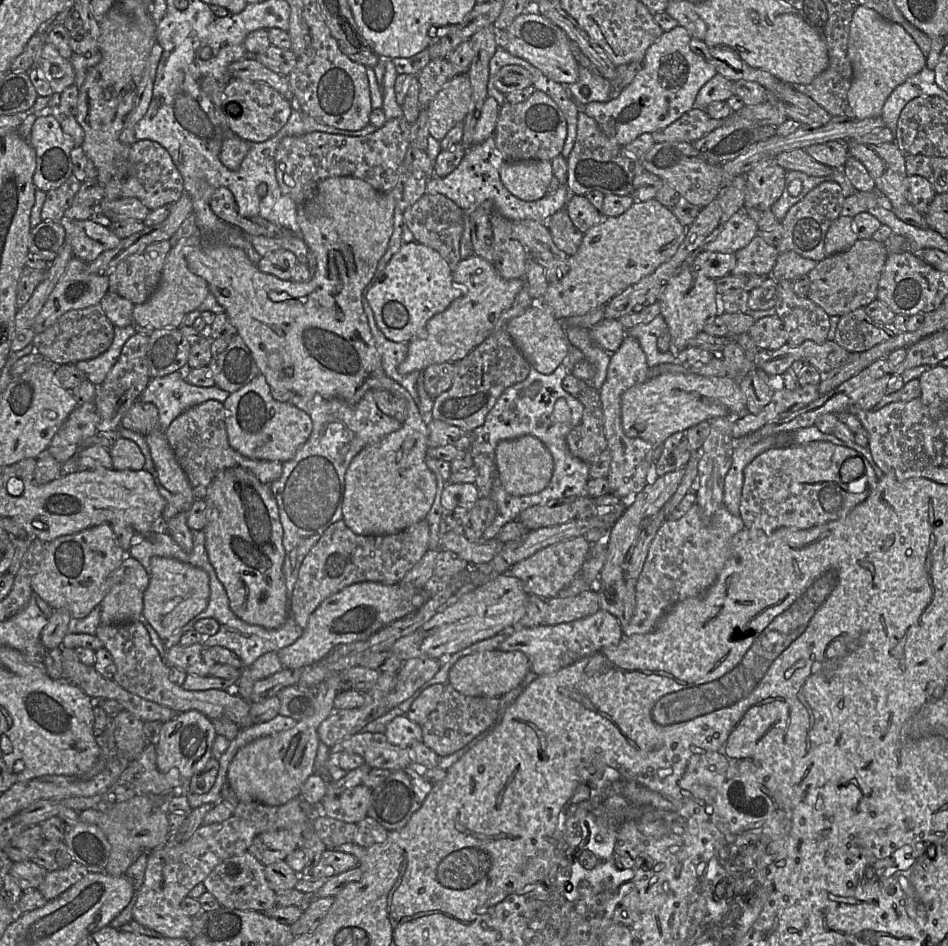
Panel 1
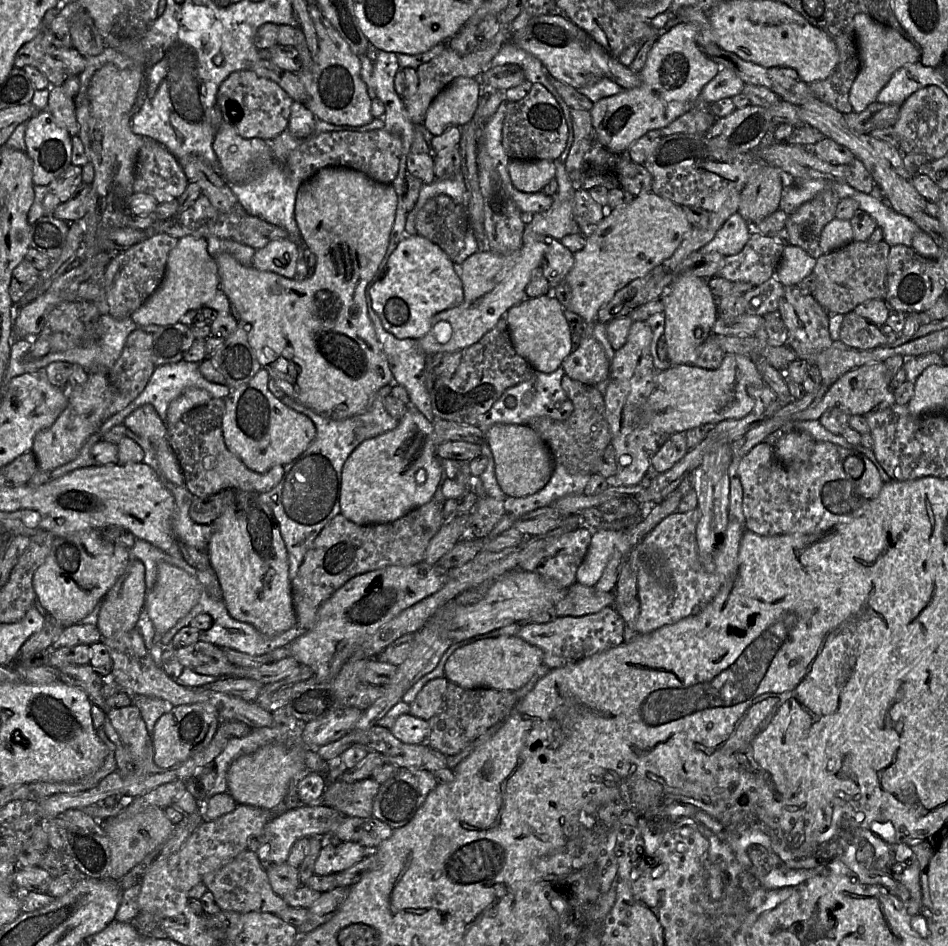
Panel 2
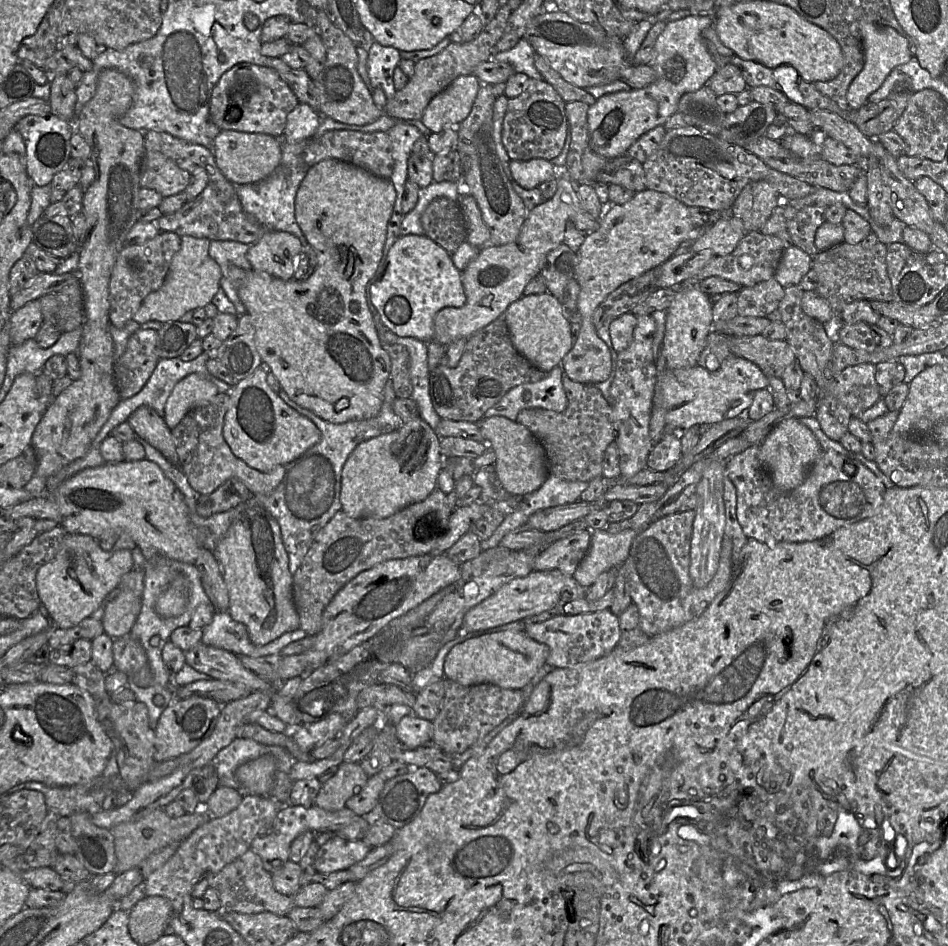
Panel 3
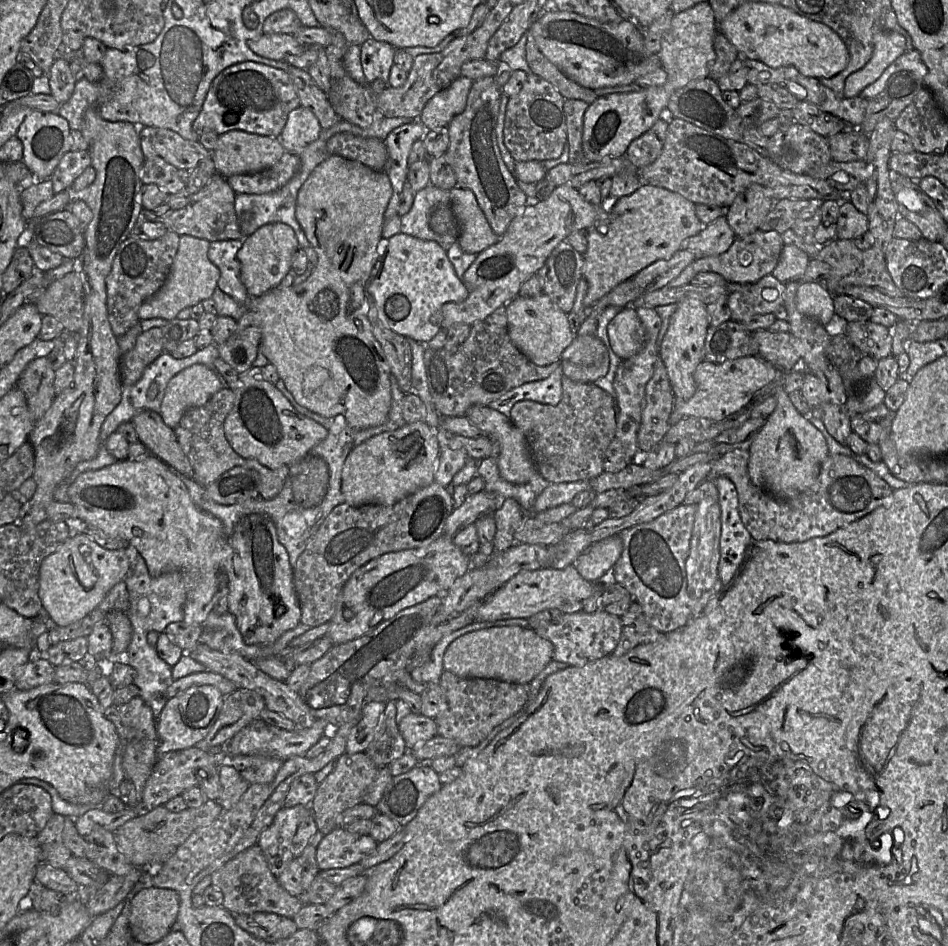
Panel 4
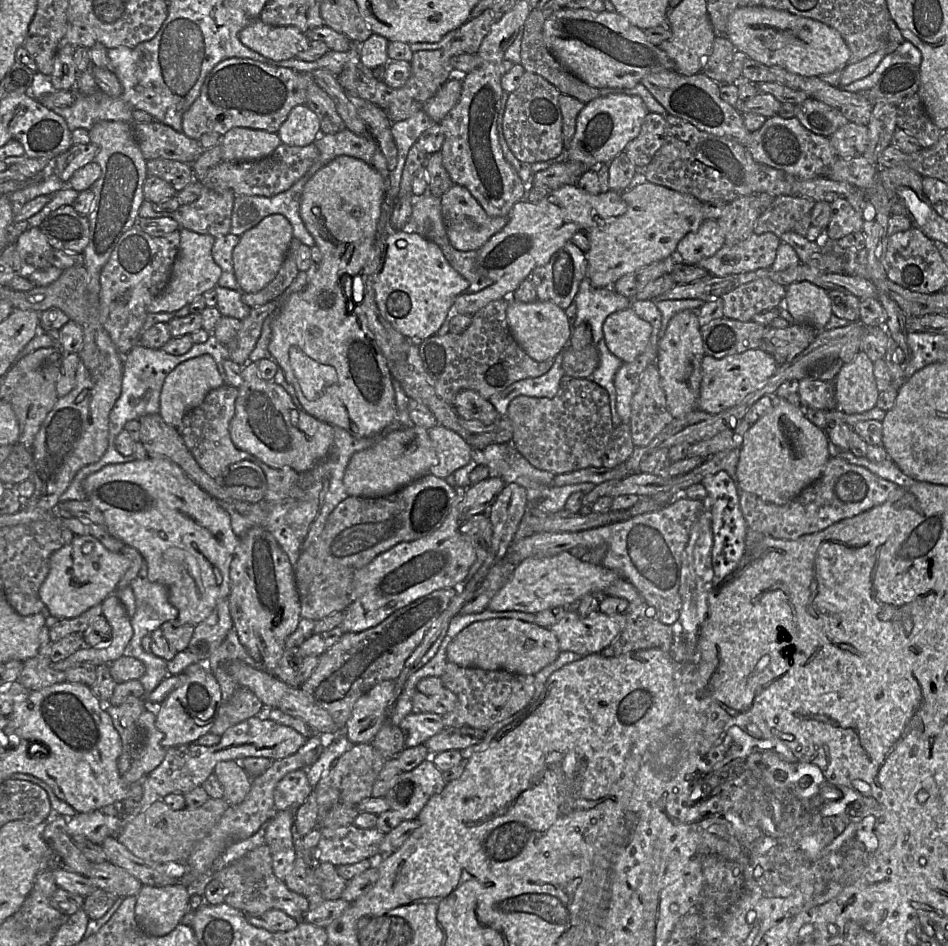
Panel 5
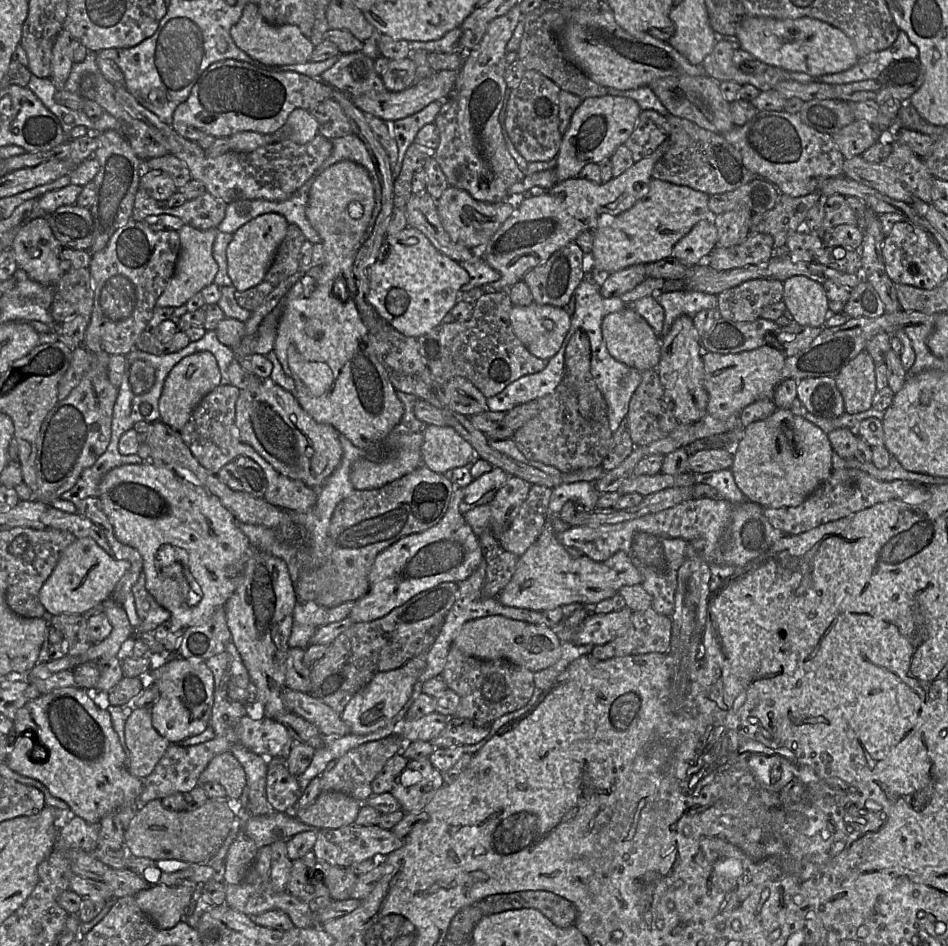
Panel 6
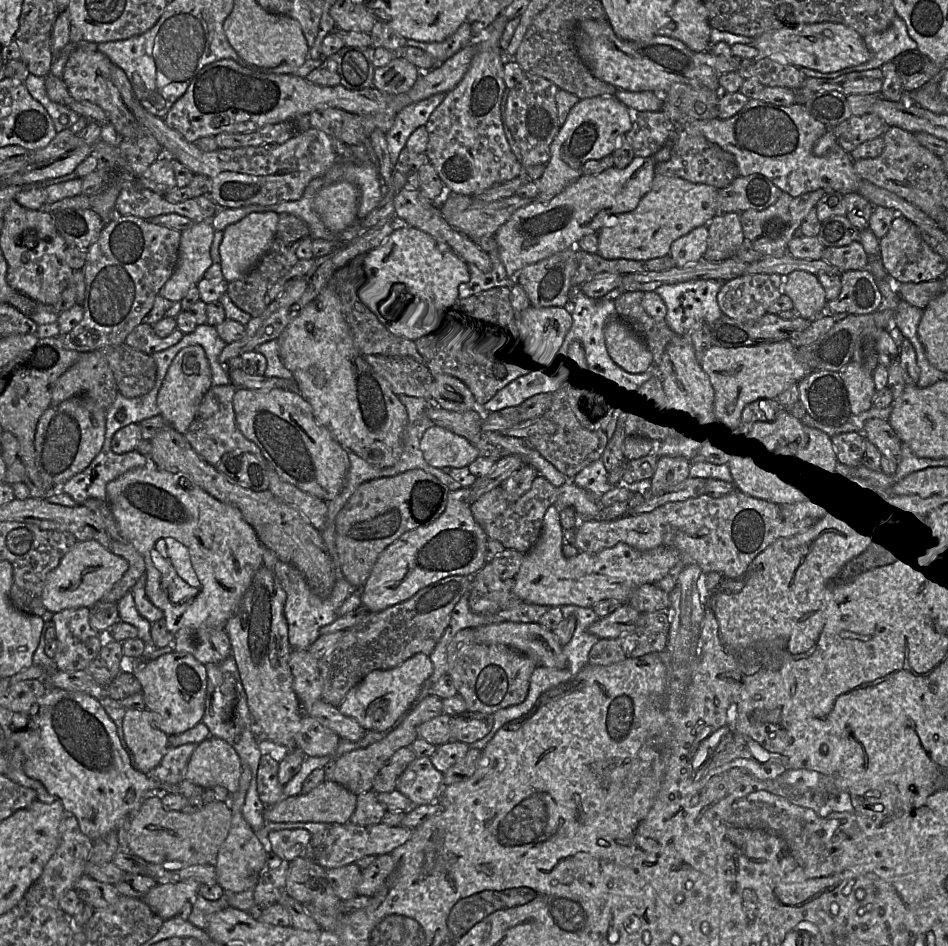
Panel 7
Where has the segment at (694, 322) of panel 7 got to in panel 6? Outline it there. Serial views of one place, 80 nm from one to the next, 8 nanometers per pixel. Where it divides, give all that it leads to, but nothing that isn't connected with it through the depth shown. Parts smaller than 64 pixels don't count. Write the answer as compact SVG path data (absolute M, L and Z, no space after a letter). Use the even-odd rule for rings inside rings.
M677 290L657 292L657 301L664 309L663 336L668 333L672 323L680 315L694 317L696 313L706 309L717 309L717 295L699 291Z

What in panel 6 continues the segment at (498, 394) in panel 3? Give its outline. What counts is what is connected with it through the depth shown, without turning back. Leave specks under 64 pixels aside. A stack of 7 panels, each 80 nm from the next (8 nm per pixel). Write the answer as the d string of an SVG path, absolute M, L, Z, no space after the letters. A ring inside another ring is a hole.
M509 291L484 294L474 304L473 315L469 320L441 323L418 337L420 353L434 380L442 386L455 376L464 377L488 399L499 394L506 386L520 377L542 371L547 366L548 360L532 355L517 338L510 322L512 307Z

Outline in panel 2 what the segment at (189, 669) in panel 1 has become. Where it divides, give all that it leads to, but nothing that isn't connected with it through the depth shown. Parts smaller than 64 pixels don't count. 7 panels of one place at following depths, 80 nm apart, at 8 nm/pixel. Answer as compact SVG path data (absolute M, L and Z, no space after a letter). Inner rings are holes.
M203 641L177 648L175 654L184 667L202 675L229 677L232 667L240 667L229 662L224 649Z

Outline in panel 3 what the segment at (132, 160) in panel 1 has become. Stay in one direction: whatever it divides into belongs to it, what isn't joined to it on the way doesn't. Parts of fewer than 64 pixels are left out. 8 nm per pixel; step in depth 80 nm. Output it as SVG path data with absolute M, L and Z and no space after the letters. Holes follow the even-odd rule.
M145 151L140 187L157 191L163 198L181 193L188 185L191 174L157 151Z

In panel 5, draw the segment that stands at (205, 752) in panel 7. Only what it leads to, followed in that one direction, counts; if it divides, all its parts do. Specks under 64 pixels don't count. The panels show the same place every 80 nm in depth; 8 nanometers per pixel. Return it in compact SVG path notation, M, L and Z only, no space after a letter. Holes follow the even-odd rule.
M220 761L216 764L213 773L223 787L223 799L229 806L242 803L250 790L252 777L249 776L239 761Z

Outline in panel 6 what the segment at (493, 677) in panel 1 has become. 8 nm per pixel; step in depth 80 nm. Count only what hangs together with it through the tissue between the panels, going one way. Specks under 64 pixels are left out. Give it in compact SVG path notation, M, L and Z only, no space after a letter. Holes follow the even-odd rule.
M498 615L466 622L453 641L453 645L468 656L486 661L508 661L533 673L551 667L560 659L561 643L552 628Z

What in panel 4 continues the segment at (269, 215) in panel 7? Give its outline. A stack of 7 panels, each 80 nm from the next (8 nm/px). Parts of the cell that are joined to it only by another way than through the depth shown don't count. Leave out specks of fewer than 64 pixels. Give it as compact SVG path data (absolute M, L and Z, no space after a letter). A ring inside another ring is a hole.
M281 222L265 224L245 237L237 258L240 262L240 279L248 295L261 296L279 286L282 279L292 269L292 260L299 248L294 230Z

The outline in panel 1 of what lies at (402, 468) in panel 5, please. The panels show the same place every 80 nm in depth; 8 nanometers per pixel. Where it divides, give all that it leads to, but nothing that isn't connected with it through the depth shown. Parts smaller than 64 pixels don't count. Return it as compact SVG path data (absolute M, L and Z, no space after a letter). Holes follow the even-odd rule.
M409 395L411 400L408 398L405 399L407 402L408 412L407 418L402 424L401 428L395 432L390 433L380 441L370 444L363 448L350 462L346 474L345 474L345 492L344 492L344 500L343 500L343 520L346 525L356 534L363 536L380 536L380 535L392 535L397 534L409 526L426 519L426 516L431 510L433 505L436 491L437 491L437 478L436 475L432 472L432 470L427 465L427 457L428 457L428 424L425 423L423 417L421 416L418 407L416 406L415 401Z

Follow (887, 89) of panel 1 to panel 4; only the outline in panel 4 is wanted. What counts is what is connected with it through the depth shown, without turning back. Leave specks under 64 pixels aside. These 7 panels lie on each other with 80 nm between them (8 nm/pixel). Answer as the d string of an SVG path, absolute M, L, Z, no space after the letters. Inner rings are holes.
M881 31L873 37L873 54L867 64L850 74L845 81L844 96L859 96L861 91L875 82L883 71L906 50L906 39L895 31Z

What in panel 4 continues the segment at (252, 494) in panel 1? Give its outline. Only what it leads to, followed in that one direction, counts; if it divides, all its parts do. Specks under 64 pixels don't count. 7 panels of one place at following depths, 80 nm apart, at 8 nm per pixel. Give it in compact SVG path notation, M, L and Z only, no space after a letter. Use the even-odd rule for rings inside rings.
M263 513L244 516L236 525L229 538L230 554L228 563L228 612L233 615L236 625L248 645L270 644L301 622L301 608L294 588L294 573L289 555L280 543L272 519Z

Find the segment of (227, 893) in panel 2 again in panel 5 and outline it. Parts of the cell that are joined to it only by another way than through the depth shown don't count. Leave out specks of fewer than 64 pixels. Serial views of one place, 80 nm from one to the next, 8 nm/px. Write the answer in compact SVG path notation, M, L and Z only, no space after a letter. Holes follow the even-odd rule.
M266 844L249 851L235 862L213 872L212 877L219 881L224 889L224 903L245 914L261 914L269 910L281 910L301 922L311 908L305 896L289 890L285 883L275 876L270 849Z

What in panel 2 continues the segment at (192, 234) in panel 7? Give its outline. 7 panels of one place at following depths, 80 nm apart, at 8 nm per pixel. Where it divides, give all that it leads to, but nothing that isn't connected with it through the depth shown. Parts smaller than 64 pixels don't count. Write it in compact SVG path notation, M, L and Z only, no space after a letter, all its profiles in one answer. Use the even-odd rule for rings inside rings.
M184 236L169 252L166 271L160 286L131 315L130 318L139 326L168 326L179 322L189 310L202 309L215 296L219 289L217 264L207 250L207 239Z

